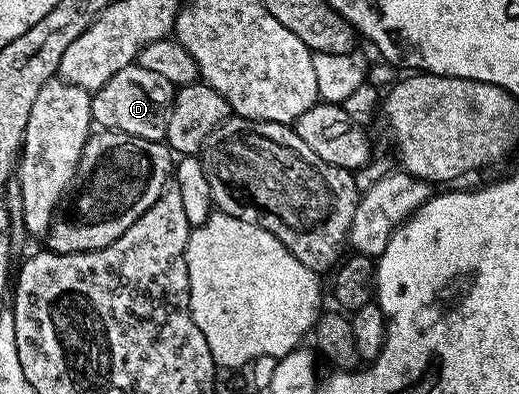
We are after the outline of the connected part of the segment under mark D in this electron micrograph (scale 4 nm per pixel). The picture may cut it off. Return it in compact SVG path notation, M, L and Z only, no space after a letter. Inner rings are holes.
M137 65L126 67L113 73L113 77L92 94L92 120L107 131L120 131L118 134L123 137L164 142L176 90L175 84L165 81L165 77L150 69L141 69Z

